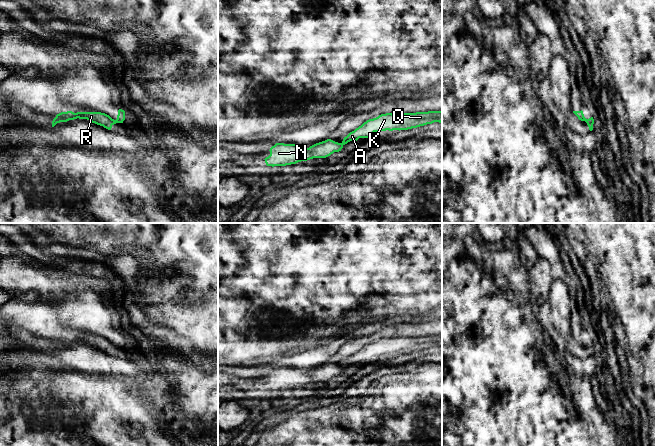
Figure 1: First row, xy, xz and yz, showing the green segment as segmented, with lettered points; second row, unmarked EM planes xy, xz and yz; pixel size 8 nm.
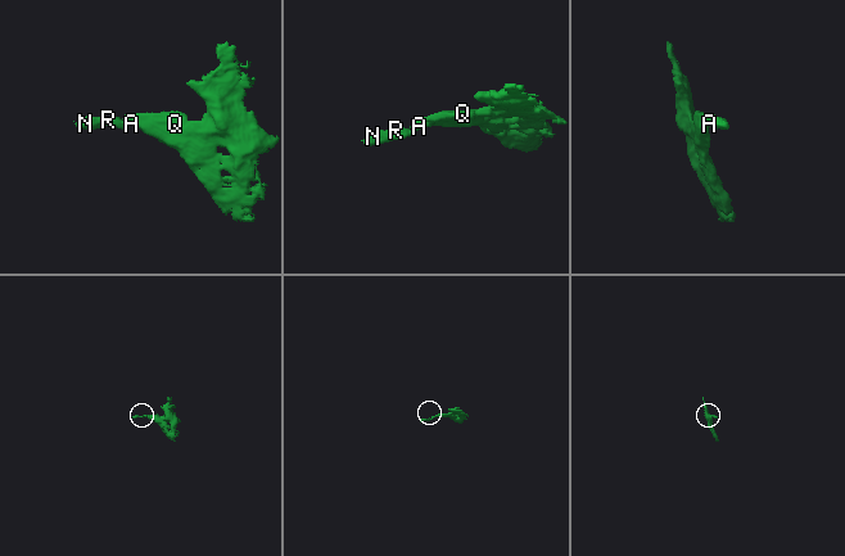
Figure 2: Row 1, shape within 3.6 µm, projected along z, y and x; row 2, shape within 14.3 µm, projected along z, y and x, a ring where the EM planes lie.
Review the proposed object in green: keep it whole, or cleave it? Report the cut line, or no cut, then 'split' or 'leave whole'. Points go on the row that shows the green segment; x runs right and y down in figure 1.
cut xy (115, 120), (117, 122); split

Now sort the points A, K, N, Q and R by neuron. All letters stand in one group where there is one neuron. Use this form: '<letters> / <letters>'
A K Q / N R

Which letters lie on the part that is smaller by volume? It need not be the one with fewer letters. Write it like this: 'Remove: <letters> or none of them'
Remove: N, R

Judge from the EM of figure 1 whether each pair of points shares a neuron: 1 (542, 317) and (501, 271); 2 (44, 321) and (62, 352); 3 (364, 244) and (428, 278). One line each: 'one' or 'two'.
1: two
2: two
3: one

